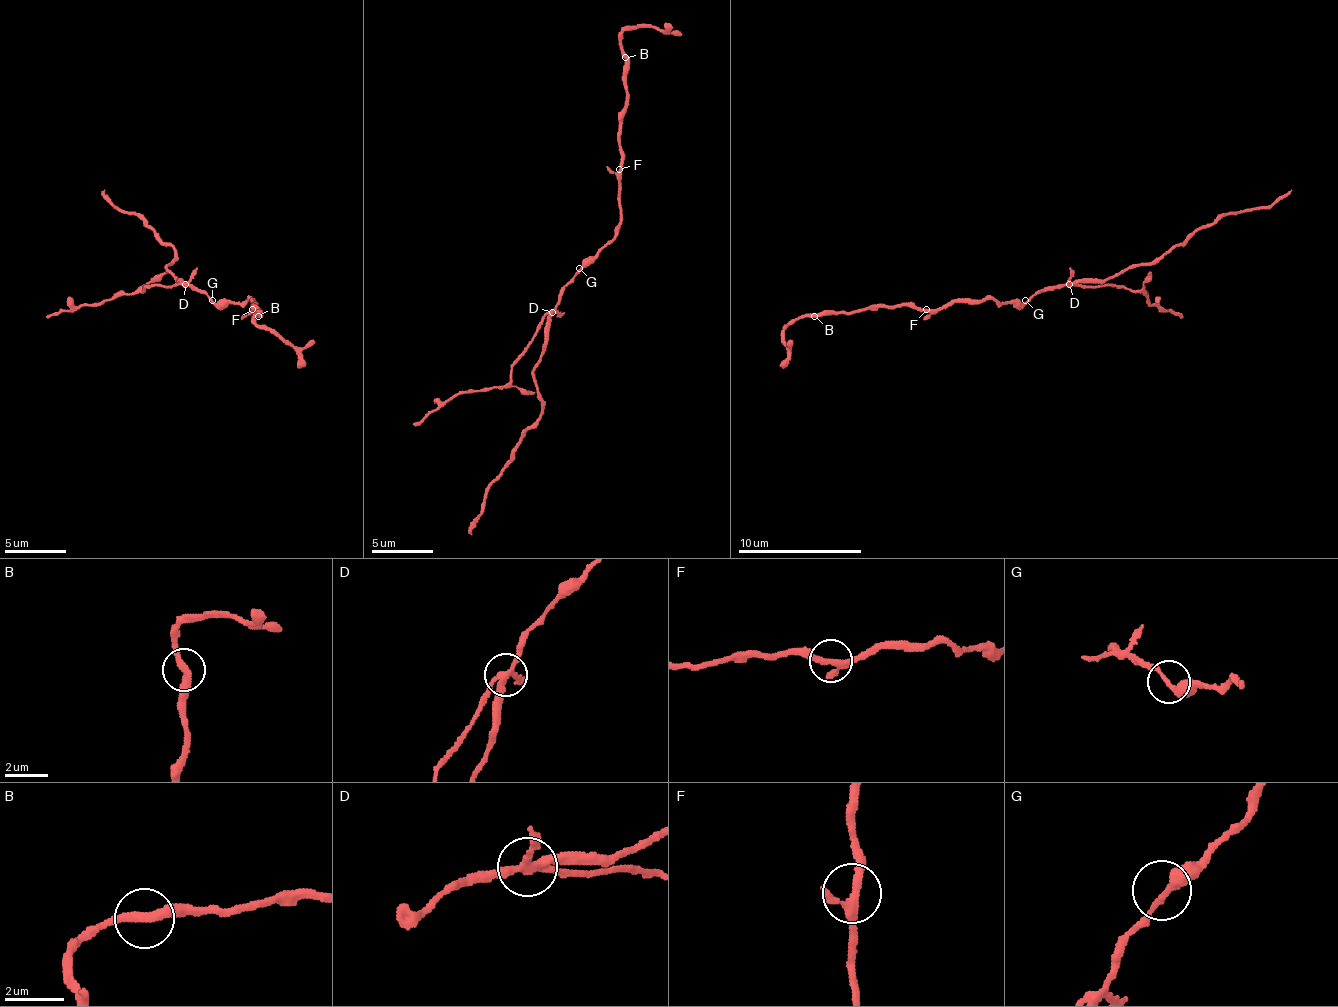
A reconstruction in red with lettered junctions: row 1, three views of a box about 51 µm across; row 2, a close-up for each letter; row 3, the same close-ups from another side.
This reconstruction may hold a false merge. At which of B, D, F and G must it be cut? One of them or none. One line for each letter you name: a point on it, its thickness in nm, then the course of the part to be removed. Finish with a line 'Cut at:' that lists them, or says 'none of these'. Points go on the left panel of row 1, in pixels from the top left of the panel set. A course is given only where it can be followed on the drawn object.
D: (185, 284) | 280 nm | (184, 285), (147, 285), (141, 291), (45, 316)
Cut at: D

